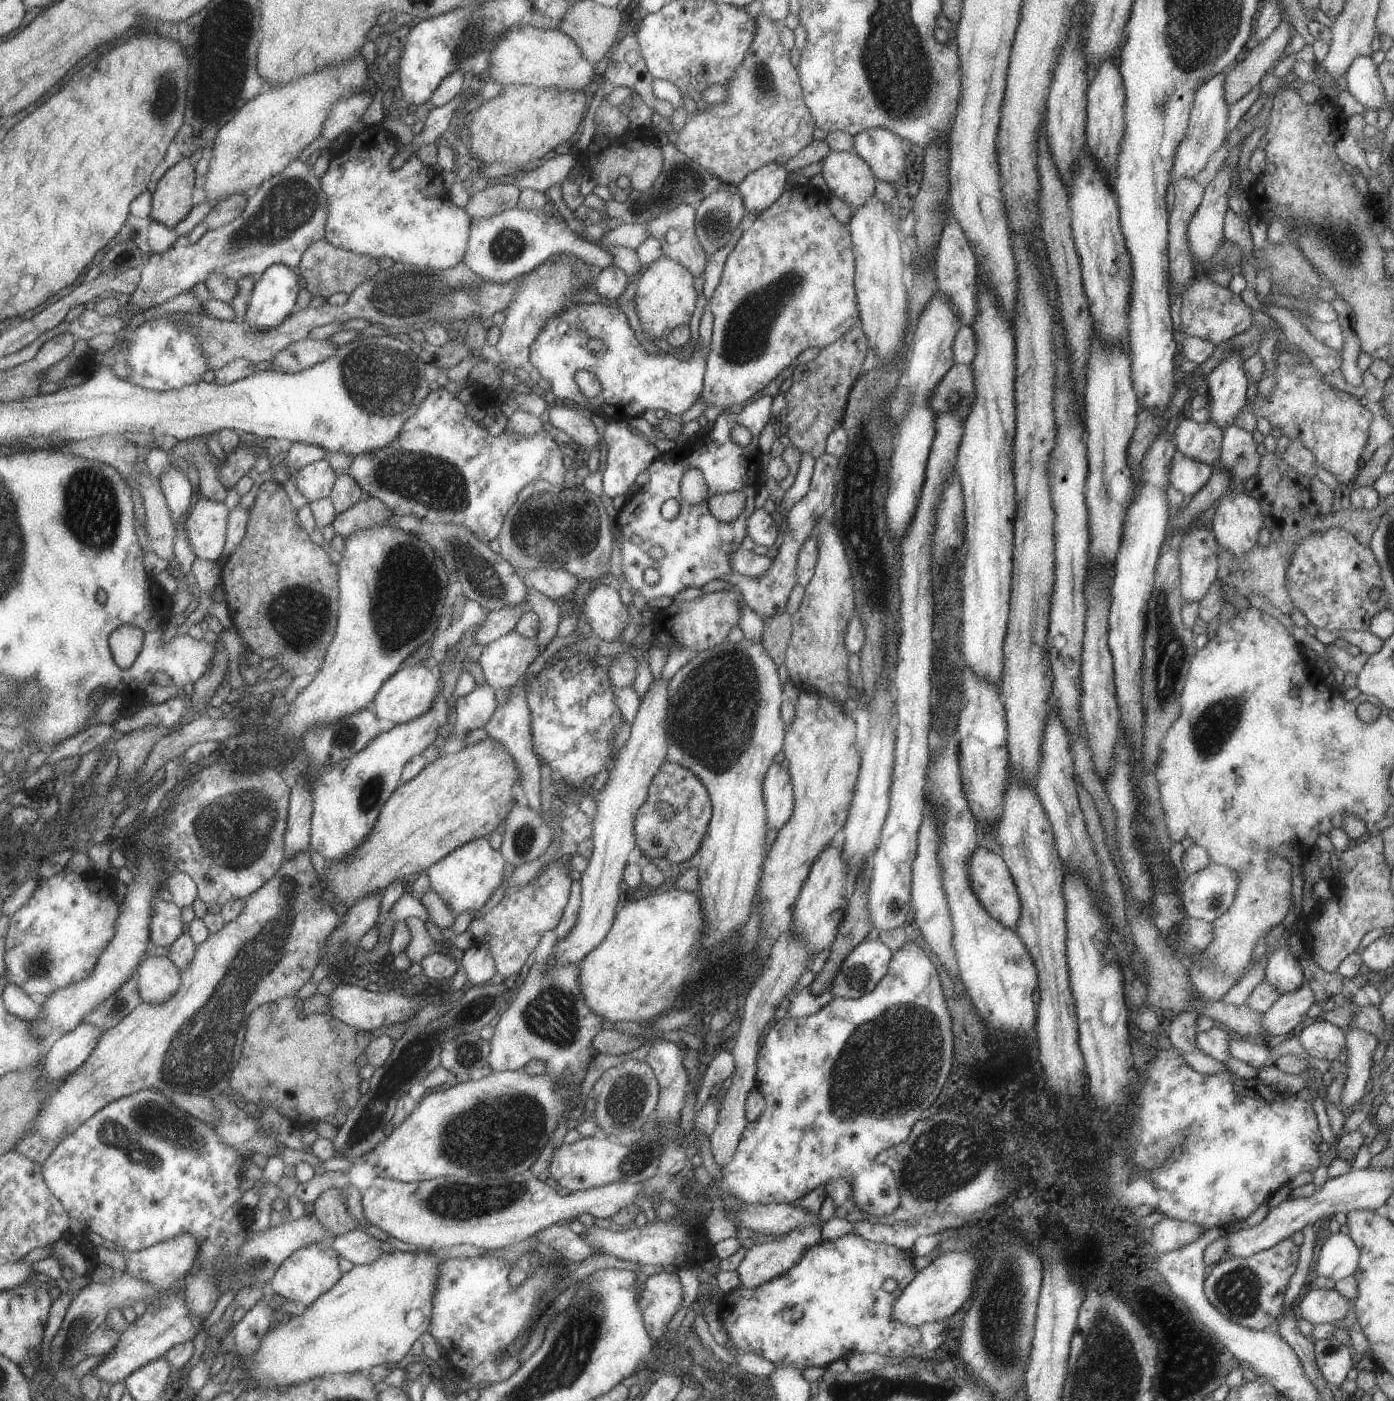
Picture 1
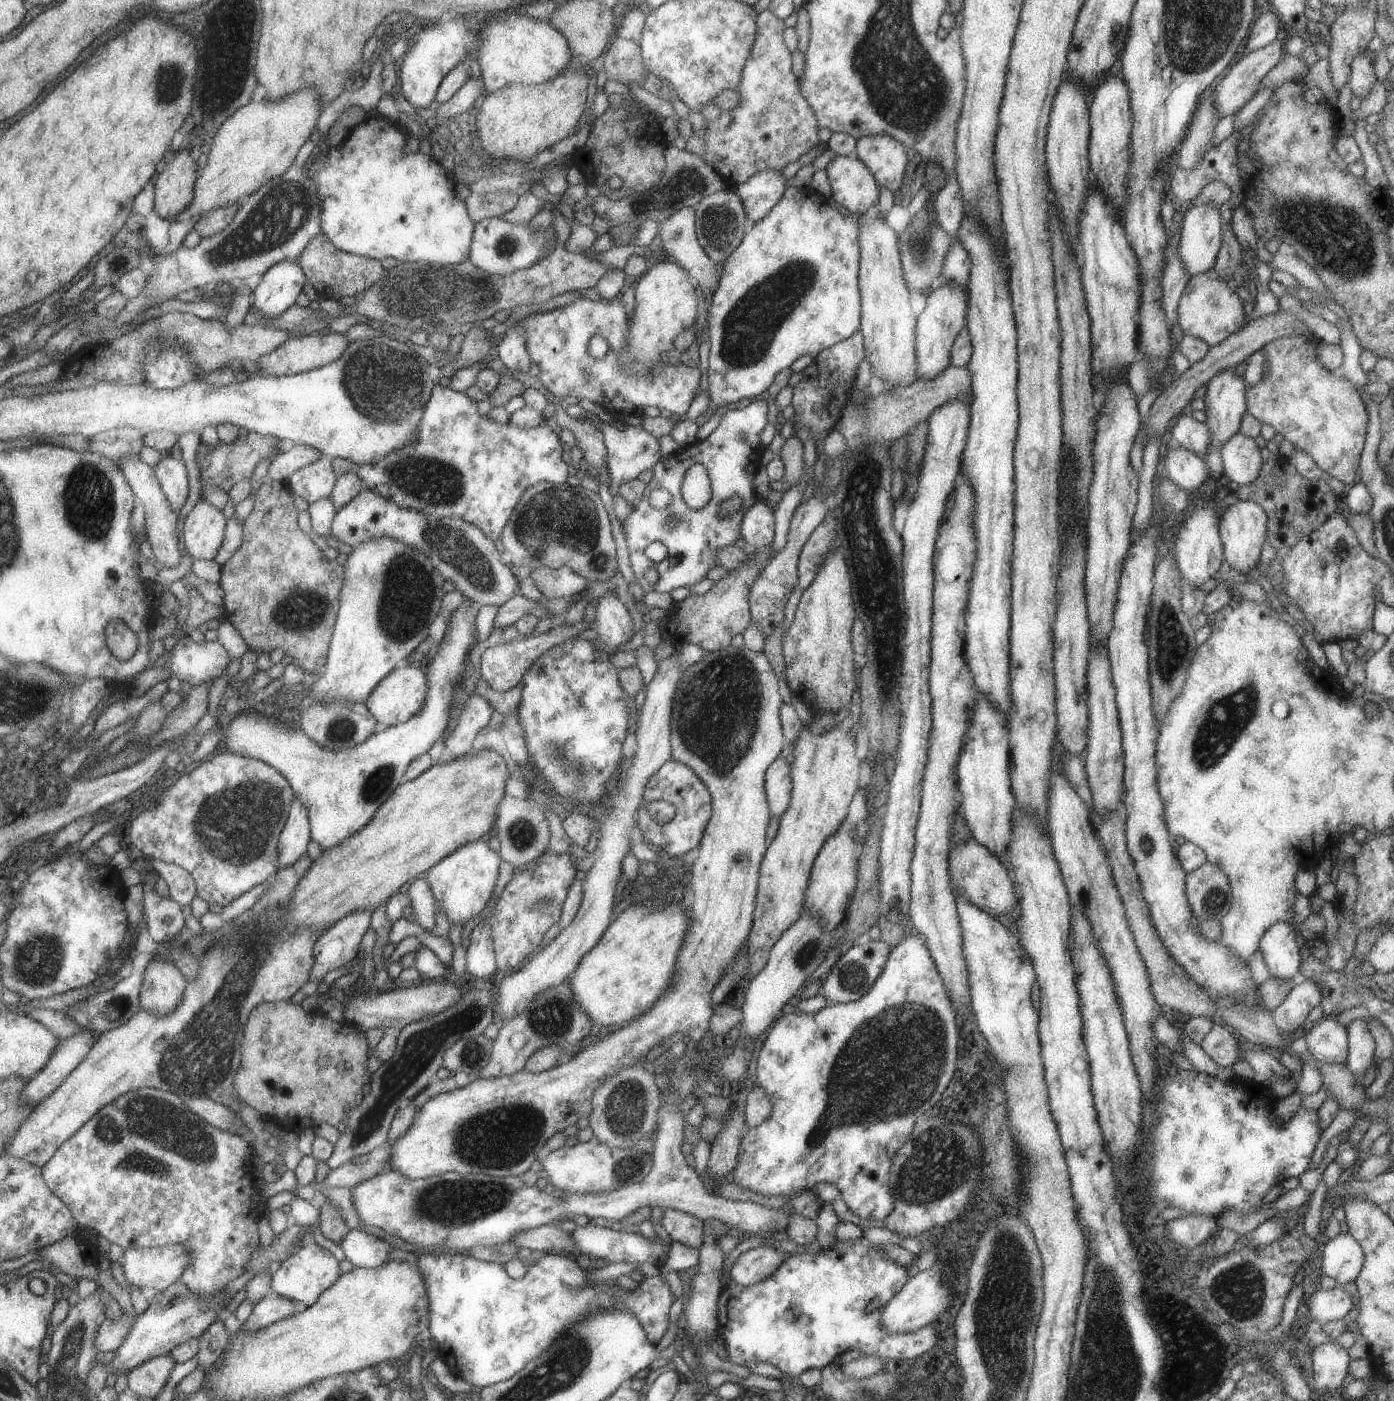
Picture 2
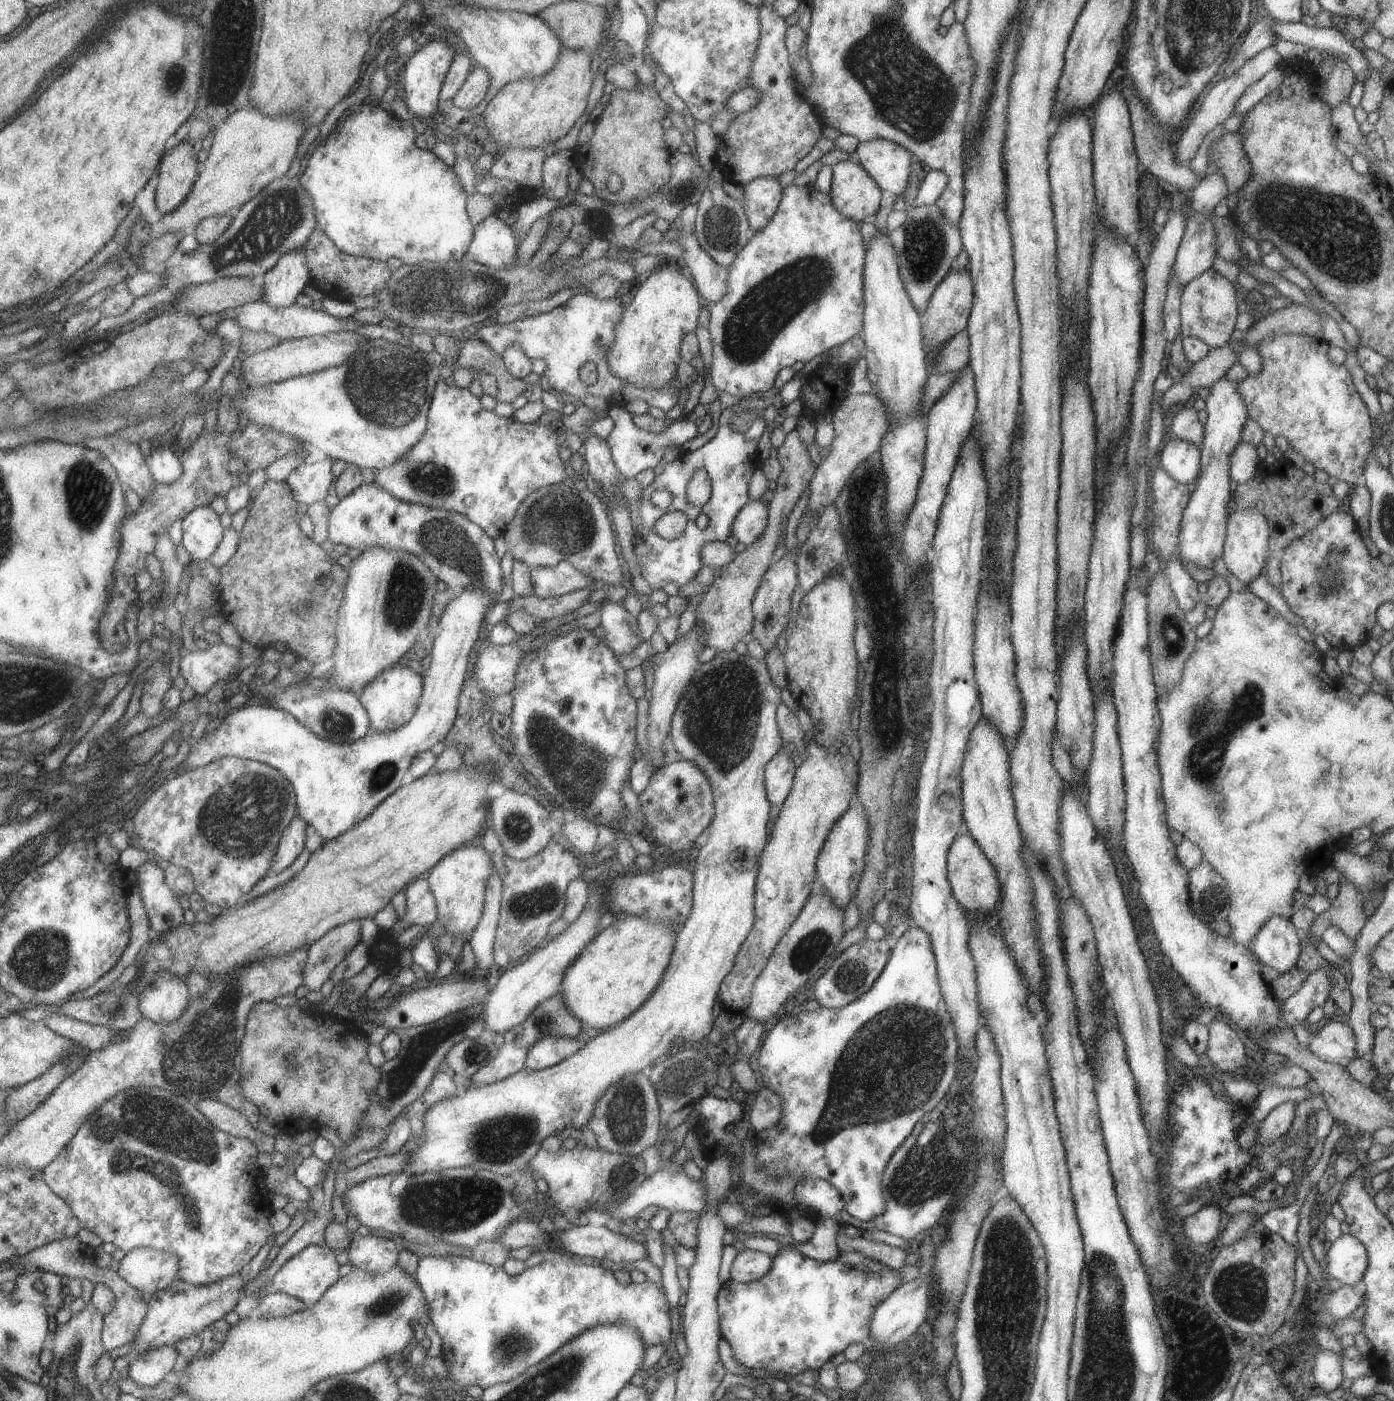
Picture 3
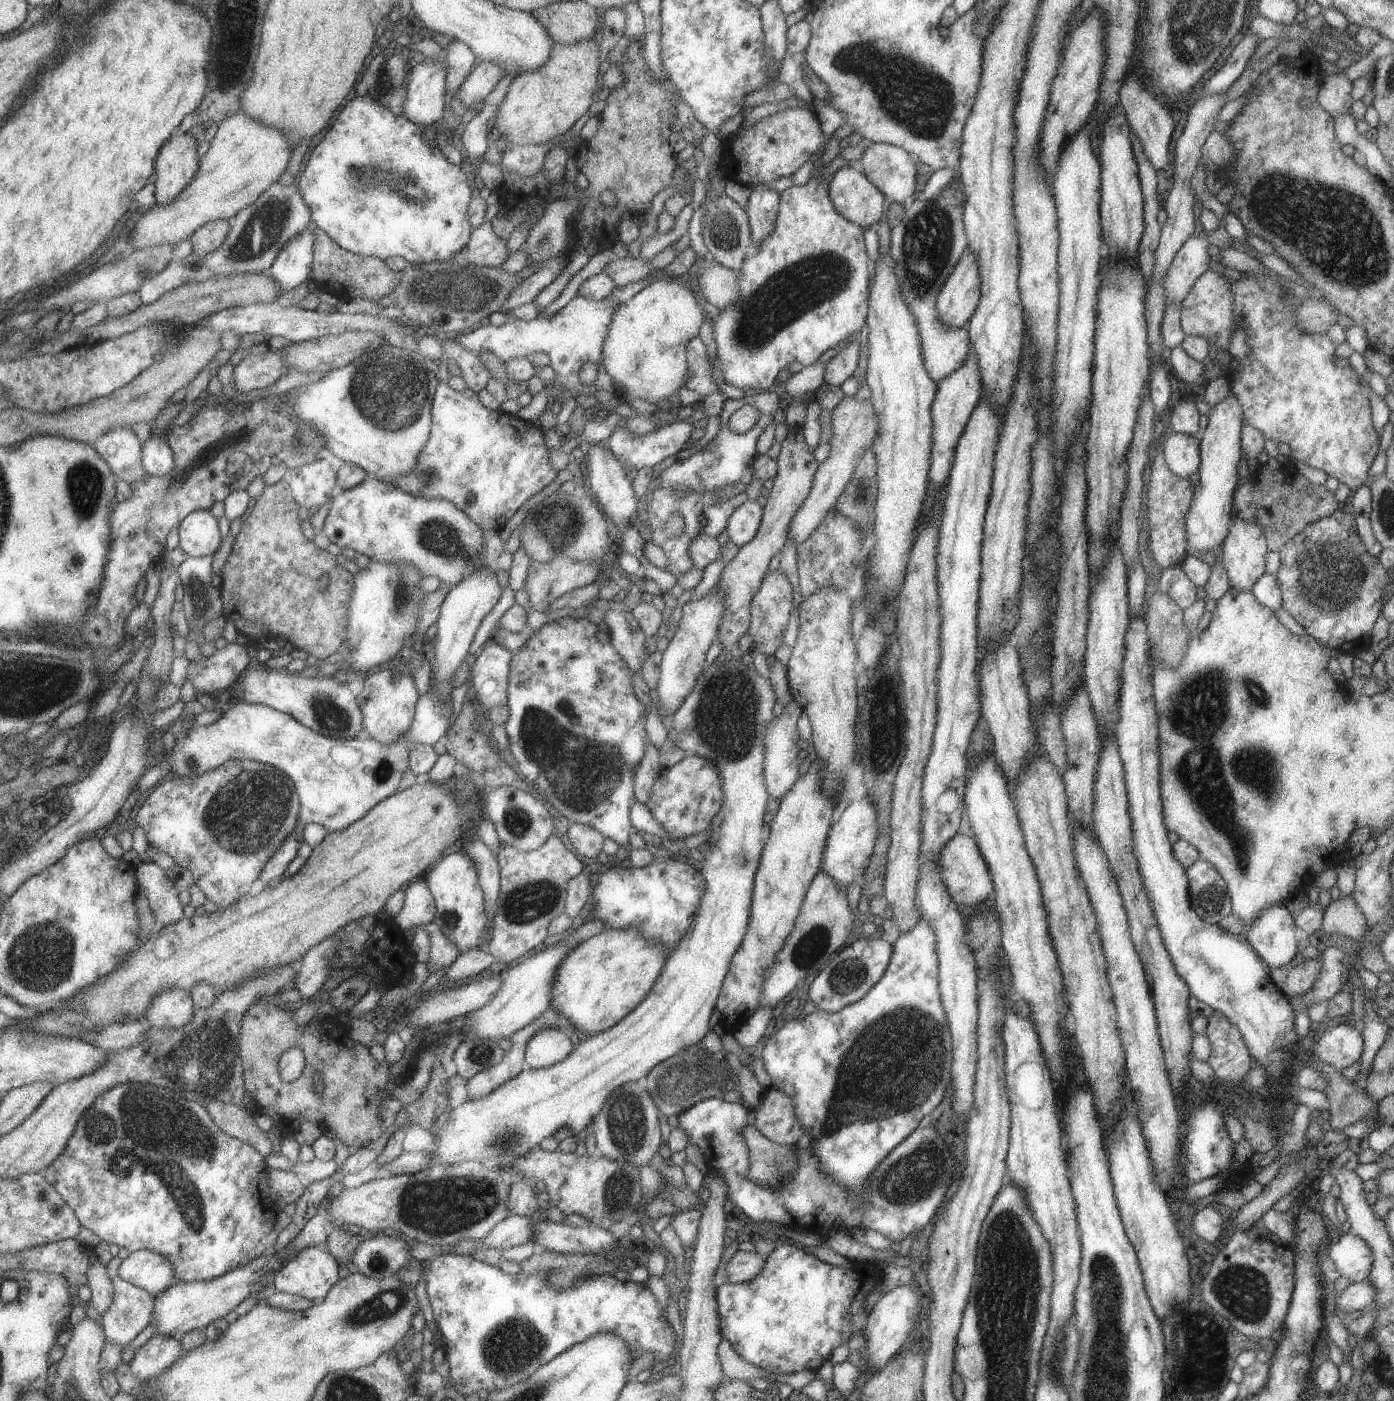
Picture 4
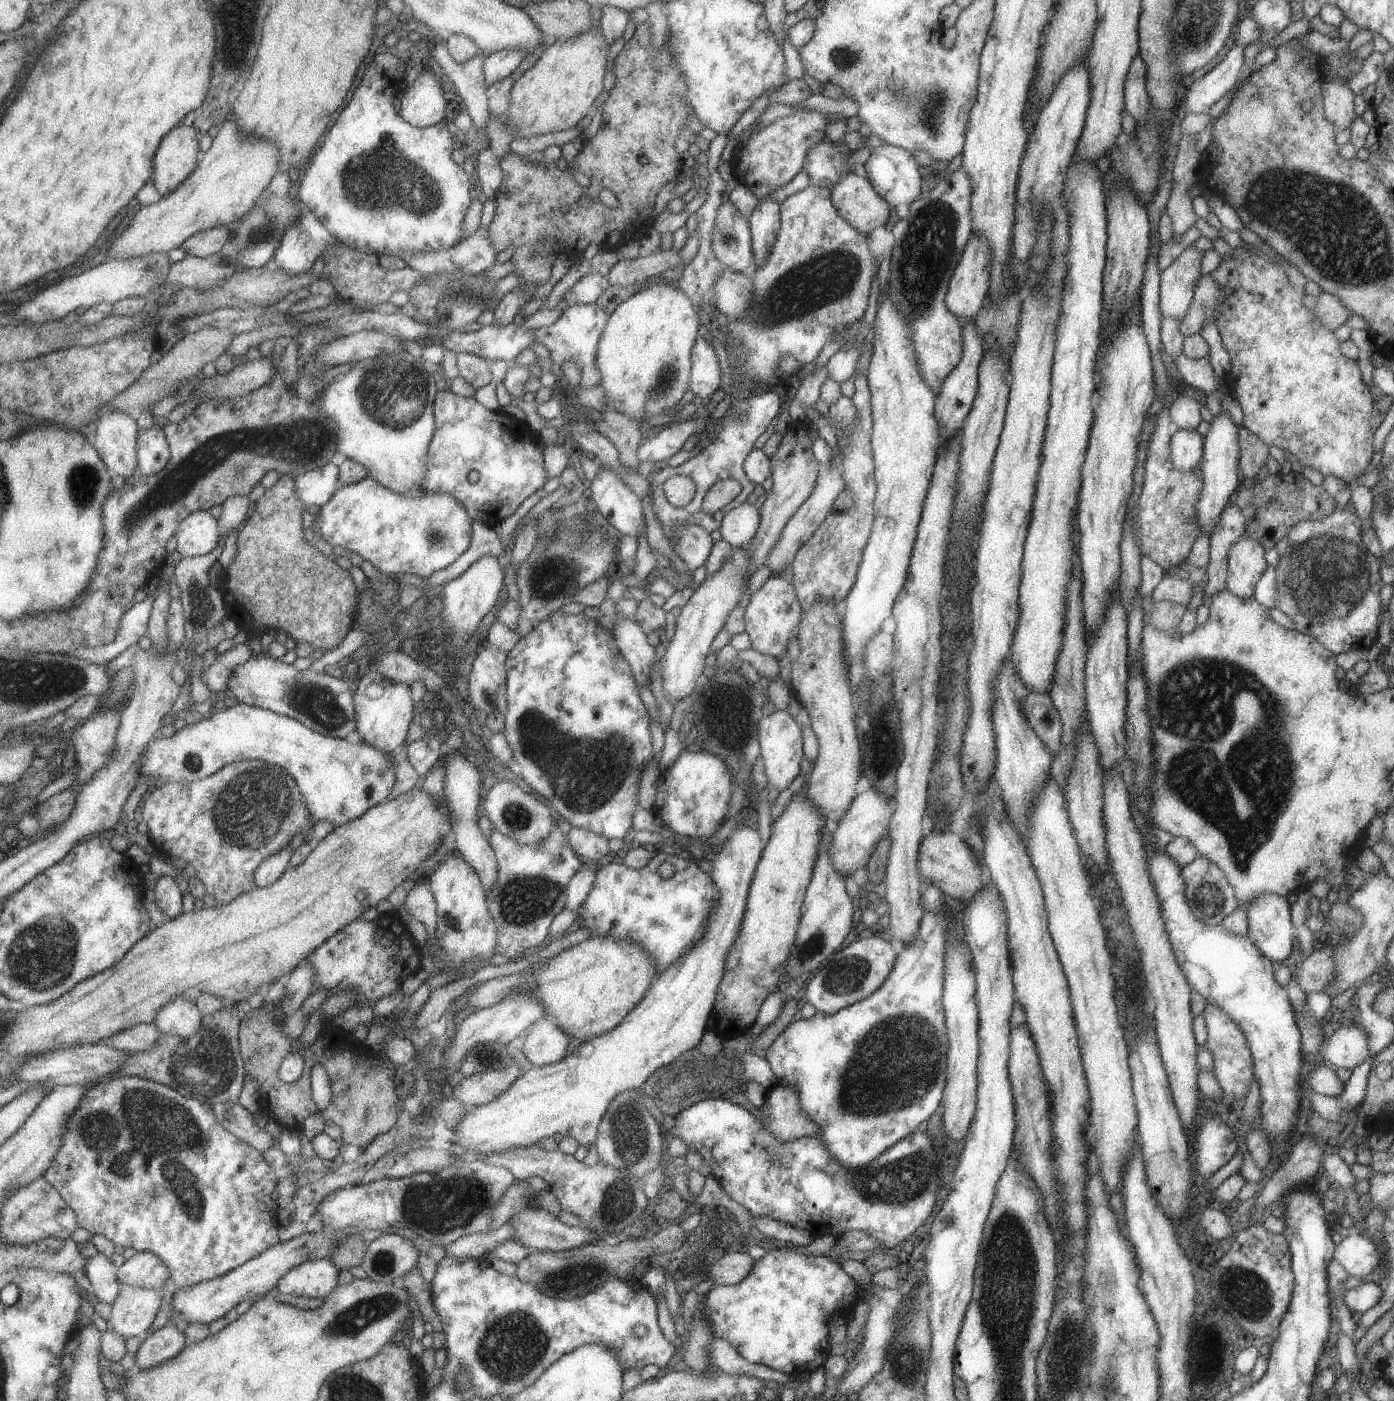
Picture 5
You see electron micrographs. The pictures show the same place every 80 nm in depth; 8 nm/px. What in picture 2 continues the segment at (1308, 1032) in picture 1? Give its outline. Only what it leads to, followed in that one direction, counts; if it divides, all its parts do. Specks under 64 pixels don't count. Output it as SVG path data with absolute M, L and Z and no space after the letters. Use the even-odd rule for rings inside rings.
M1333 1017L1321 1018L1303 1037L1306 1048L1315 1061L1321 1063L1345 1063L1348 1055L1346 1027Z

